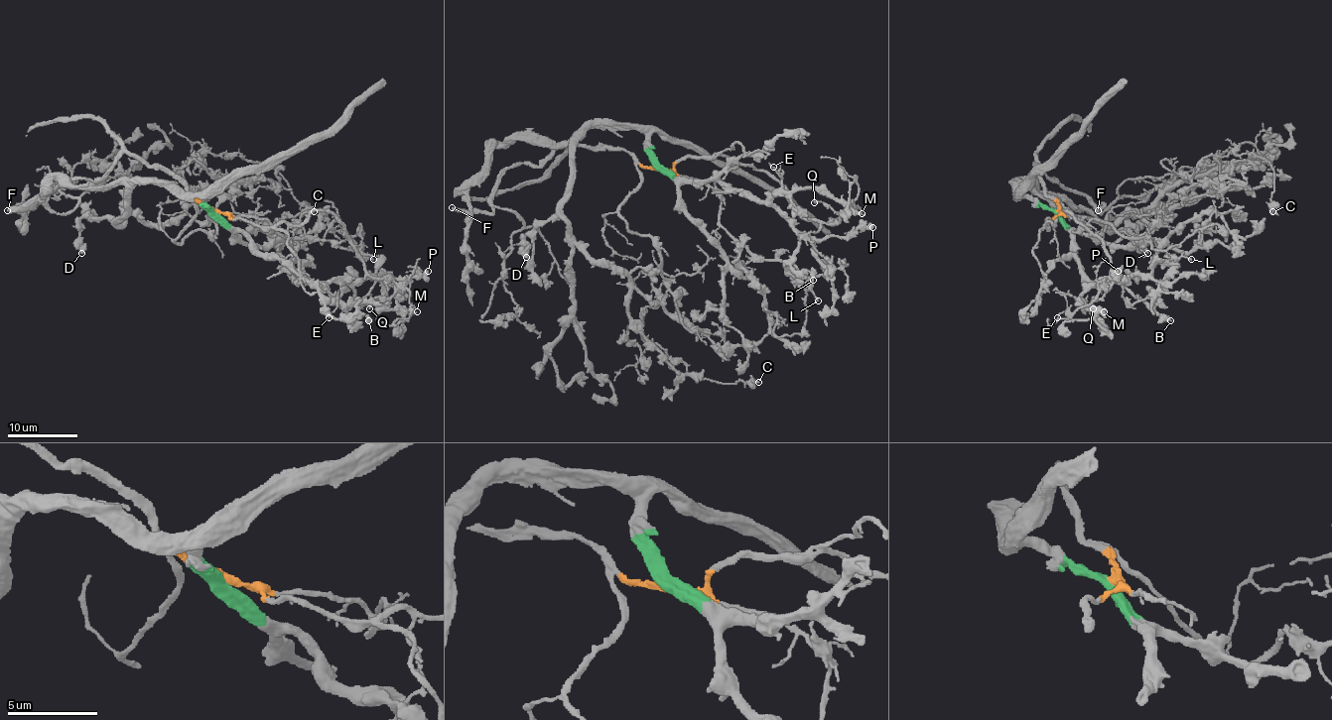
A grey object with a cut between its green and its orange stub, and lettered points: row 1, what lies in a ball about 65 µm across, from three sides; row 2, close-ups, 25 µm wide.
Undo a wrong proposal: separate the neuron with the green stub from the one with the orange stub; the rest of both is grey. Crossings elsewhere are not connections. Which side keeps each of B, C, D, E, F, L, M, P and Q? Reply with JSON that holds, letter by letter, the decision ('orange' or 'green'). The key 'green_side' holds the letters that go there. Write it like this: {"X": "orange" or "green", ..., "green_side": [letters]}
{"B": "green", "C": "orange", "D": "green", "E": "green", "F": "orange", "L": "orange", "M": "green", "P": "green", "Q": "orange", "green_side": ["B", "D", "E", "M", "P"]}

